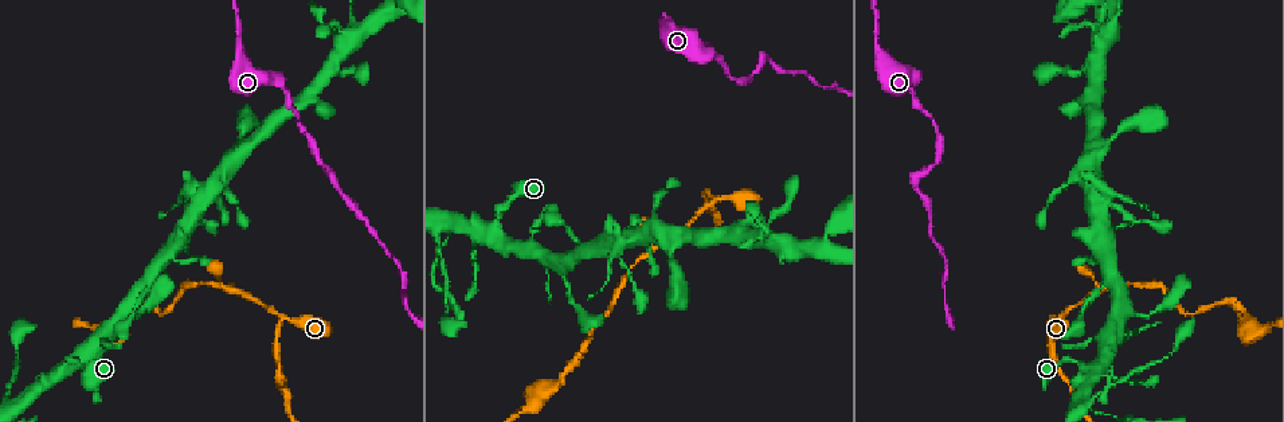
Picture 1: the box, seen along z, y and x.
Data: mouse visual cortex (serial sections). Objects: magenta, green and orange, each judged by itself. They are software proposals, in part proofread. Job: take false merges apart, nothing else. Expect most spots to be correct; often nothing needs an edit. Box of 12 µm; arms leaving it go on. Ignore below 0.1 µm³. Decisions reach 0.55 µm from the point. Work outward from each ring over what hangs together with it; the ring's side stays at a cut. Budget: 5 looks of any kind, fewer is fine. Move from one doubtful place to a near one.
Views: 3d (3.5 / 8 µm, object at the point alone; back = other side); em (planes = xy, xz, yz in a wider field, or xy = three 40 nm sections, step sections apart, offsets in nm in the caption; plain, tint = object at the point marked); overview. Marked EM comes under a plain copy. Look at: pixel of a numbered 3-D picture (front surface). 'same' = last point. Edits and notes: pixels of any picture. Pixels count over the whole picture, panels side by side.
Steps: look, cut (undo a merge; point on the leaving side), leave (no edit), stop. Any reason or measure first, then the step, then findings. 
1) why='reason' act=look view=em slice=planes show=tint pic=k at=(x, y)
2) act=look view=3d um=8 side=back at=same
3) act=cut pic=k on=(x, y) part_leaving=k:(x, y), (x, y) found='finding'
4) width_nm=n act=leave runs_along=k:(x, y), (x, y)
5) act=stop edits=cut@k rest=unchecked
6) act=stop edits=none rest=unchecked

act=look view=3d um=3.5 pic=1 at=(709, 195)

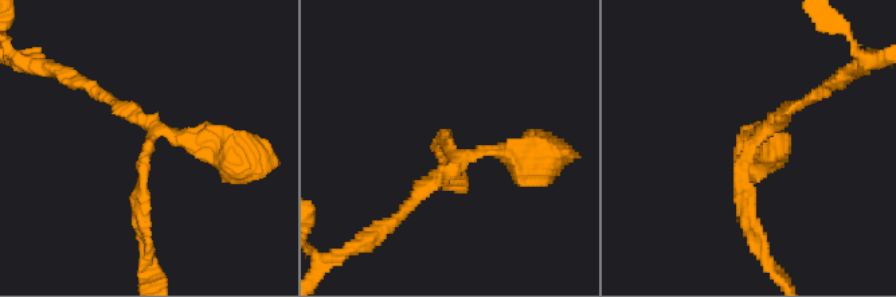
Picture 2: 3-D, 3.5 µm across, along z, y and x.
arms=3 arm_widths_nm=150,200,300 why='shape alone is not enough' act=look view=em slice=xy step=2 show=tint pic=2 at=(447, 148)

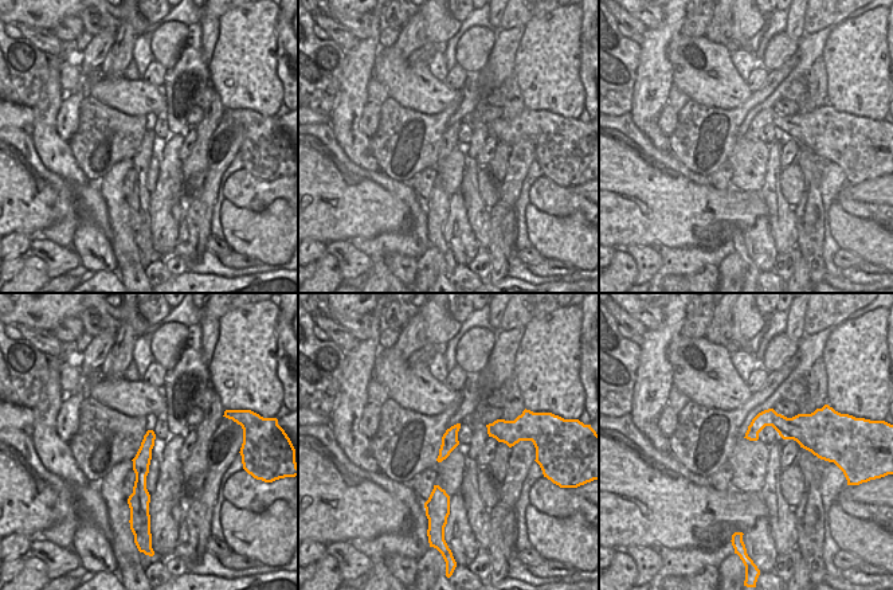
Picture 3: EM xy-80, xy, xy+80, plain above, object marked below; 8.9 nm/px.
width_nm=150 act=leave runs_along=3:(151, 434), (141, 461), (144, 501) found='continuous, no second cell'

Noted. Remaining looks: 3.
act=look view=3d um=3.5 pic=1 at=(493, 230)

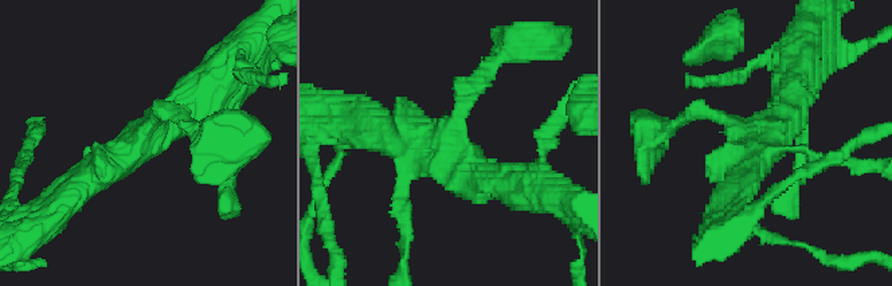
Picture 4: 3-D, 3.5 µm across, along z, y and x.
act=leave runs_along=4:(684, 120), (708, 110), (766, 136), (790, 90) found='one cell here'

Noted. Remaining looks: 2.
act=stop edits=none rest=unchecked

